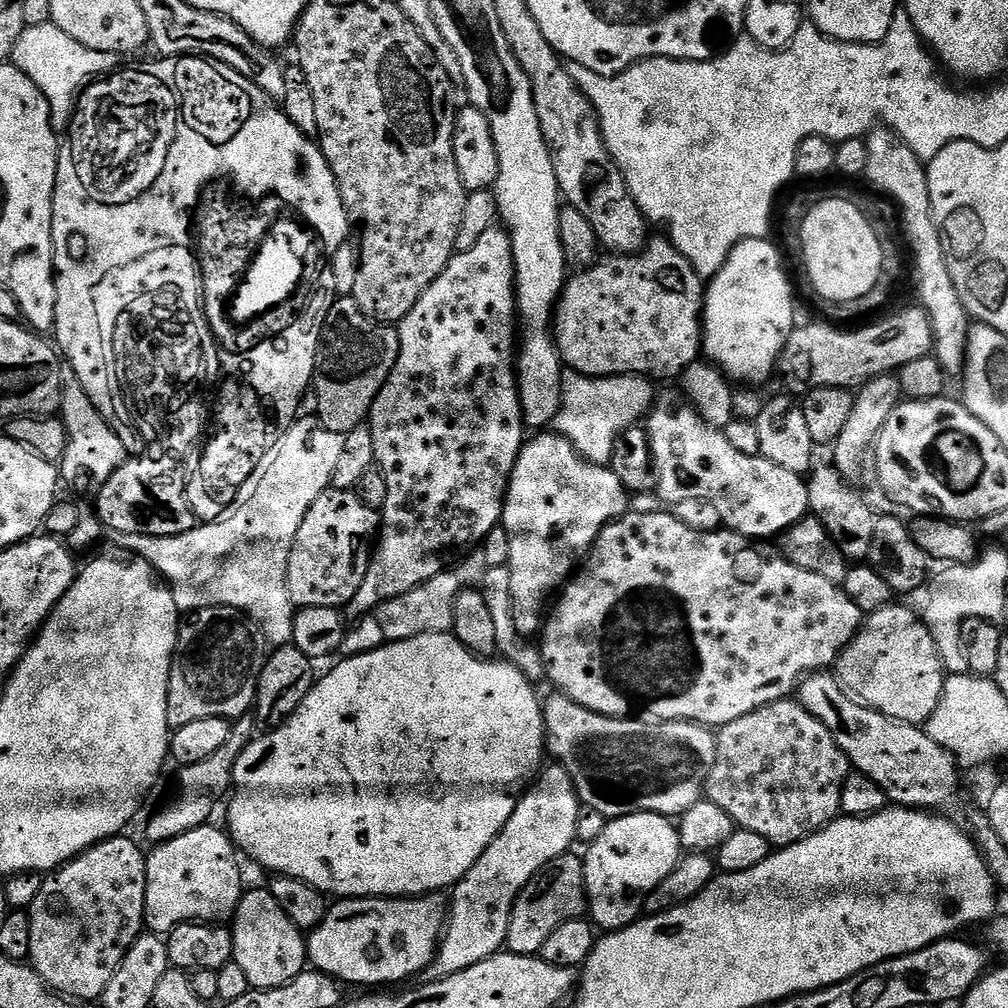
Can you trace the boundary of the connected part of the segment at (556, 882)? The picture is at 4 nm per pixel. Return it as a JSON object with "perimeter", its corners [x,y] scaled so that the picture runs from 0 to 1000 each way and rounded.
{"perimeter":[[[561,847],[550,851],[529,871],[524,878],[516,884],[516,890],[508,898],[508,910],[506,911],[506,923],[502,934],[503,943],[512,944],[515,948],[530,948],[535,945],[537,938],[558,919],[558,915],[574,913],[580,908],[583,899],[583,886],[579,883],[579,855],[574,848]]]}

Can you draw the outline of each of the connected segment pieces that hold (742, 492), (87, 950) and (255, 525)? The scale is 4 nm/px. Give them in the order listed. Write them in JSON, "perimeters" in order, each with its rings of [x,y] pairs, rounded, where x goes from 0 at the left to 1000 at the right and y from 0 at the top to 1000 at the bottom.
{"perimeters":[[[[678,388],[659,389],[650,394],[647,407],[641,414],[643,441],[647,444],[651,469],[650,491],[655,491],[663,500],[679,500],[682,496],[699,496],[727,528],[747,534],[773,533],[784,522],[788,522],[803,511],[802,482],[798,472],[784,470],[776,462],[768,462],[760,453],[732,450],[728,442],[713,425],[705,425],[692,411],[692,407]]],[[[126,828],[111,829],[107,833],[102,833],[100,837],[94,837],[92,841],[87,841],[79,849],[74,849],[72,853],[67,854],[62,861],[55,865],[45,868],[42,875],[42,883],[38,883],[38,891],[34,891],[32,900],[27,902],[30,911],[30,956],[36,961],[36,964],[44,972],[44,975],[52,981],[53,984],[66,990],[68,993],[91,992],[98,993],[99,988],[109,978],[109,970],[113,970],[113,962],[125,950],[129,938],[144,924],[143,920],[143,900],[145,899],[145,852],[144,842],[139,842],[131,833],[126,833]]],[[[295,416],[280,431],[280,435],[276,435],[276,438],[272,438],[272,442],[264,446],[264,454],[256,458],[252,470],[248,470],[244,482],[240,482],[242,492],[236,492],[238,504],[234,504],[234,512],[230,512],[230,516],[222,516],[222,520],[217,520],[210,514],[206,516],[206,520],[199,519],[185,530],[176,532],[118,530],[118,543],[122,547],[149,558],[153,566],[166,576],[180,608],[190,609],[200,603],[235,603],[257,620],[261,634],[267,640],[290,638],[292,600],[284,581],[284,565],[290,536],[296,530],[298,521],[296,510],[303,508],[323,487],[323,466],[335,462],[335,453],[339,450],[341,441],[338,430],[323,427],[313,416],[302,416]]]]}

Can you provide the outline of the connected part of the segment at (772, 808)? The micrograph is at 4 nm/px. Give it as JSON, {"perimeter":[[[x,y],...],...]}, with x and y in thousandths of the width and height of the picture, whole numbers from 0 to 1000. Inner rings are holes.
{"perimeter":[[[783,692],[756,700],[744,708],[736,708],[736,712],[728,712],[728,716],[723,718],[713,719],[710,726],[710,751],[708,752],[708,760],[698,777],[698,790],[704,796],[708,796],[708,800],[716,800],[716,804],[720,804],[720,808],[724,808],[724,812],[730,816],[731,821],[748,823],[748,827],[756,827],[756,831],[760,831],[760,835],[764,835],[771,842],[776,842],[796,835],[804,827],[814,825],[821,816],[834,809],[835,784],[839,780],[842,769],[841,753],[831,740],[831,736],[827,734],[827,728],[823,728],[823,724],[819,720],[815,720],[815,716],[812,716],[812,712],[808,712],[808,708],[801,706],[794,699],[793,693]]]}

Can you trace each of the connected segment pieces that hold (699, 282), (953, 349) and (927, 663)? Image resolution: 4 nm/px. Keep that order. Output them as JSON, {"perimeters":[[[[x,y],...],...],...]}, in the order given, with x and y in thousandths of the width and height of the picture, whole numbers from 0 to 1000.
{"perimeters":[[[[644,237],[636,250],[630,252],[603,252],[592,257],[585,265],[572,269],[571,274],[563,275],[560,287],[556,290],[556,296],[552,300],[550,311],[550,322],[552,321],[552,337],[550,344],[556,349],[557,358],[566,368],[575,369],[578,373],[638,373],[650,375],[652,378],[659,377],[662,373],[674,374],[689,357],[696,353],[696,318],[698,316],[698,292],[700,289],[699,279],[688,268],[688,264],[675,251],[666,237]]],[[[870,125],[859,136],[863,157],[859,160],[857,175],[873,190],[889,197],[893,205],[893,214],[897,217],[897,234],[905,245],[905,254],[909,257],[909,290],[913,293],[912,305],[917,306],[925,319],[927,352],[930,359],[937,364],[938,370],[955,370],[957,364],[957,349],[960,341],[960,327],[962,324],[962,306],[955,294],[952,293],[950,284],[946,284],[946,276],[942,276],[942,264],[940,263],[940,251],[937,248],[937,237],[933,235],[933,223],[929,221],[929,215],[925,213],[925,201],[923,200],[923,188],[921,188],[921,169],[918,160],[911,158],[907,149],[895,141],[895,137],[886,127]]],[[[892,597],[880,599],[878,603],[864,608],[854,618],[853,626],[837,642],[832,655],[829,656],[827,667],[838,684],[853,697],[859,698],[883,712],[910,720],[920,719],[921,714],[927,708],[927,704],[935,692],[938,674],[937,658],[931,649],[931,641],[927,637],[923,625],[910,608],[908,611],[903,604],[896,603]]]]}

